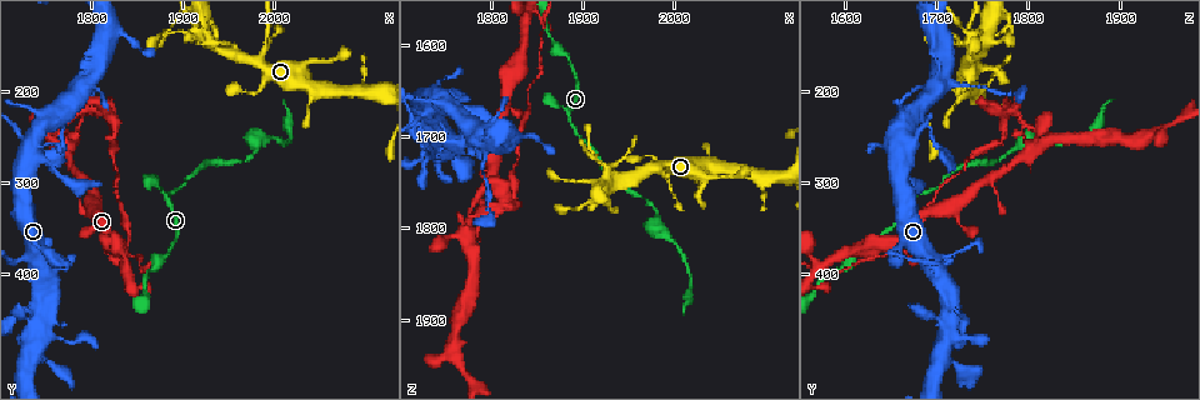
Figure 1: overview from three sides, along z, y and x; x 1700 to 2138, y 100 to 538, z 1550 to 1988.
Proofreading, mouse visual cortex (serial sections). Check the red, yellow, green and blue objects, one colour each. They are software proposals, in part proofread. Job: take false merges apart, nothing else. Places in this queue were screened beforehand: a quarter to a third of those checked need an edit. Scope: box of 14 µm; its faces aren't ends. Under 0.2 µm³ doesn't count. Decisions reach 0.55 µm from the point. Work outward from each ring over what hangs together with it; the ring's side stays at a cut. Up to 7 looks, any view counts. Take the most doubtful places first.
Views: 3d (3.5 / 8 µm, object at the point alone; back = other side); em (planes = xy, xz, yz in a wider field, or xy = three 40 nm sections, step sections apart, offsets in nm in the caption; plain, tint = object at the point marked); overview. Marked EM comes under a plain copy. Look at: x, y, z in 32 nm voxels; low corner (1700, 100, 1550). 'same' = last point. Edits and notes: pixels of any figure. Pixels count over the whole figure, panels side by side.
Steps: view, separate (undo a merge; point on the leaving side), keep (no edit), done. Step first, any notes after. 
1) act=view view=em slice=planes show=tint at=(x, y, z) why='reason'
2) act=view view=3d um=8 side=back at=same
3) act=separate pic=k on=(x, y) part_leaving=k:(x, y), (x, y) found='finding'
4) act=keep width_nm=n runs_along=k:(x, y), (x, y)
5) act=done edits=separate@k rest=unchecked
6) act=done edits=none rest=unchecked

act=view view=3d um=8 at=(1885, 315, 1675) why='abrupt turn'

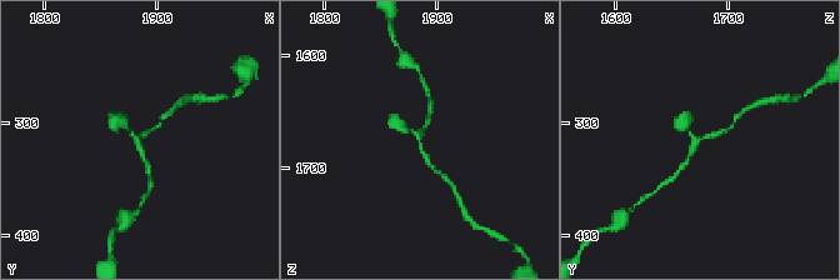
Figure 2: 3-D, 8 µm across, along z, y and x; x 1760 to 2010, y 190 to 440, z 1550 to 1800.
act=view view=em slice=xy step=1 show=tint at=(1884, 312, 1676)

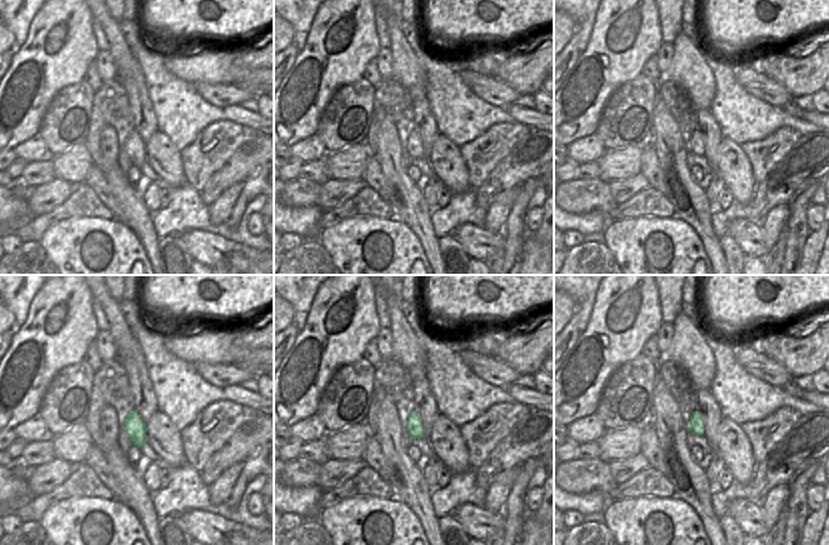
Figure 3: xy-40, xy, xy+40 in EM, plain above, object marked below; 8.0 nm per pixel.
act=keep runs_along=2:(683, 166), (699, 138), (728, 130) found='continuous, no second cell'

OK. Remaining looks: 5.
act=view view=3d um=3.5 at=(1780, 250, 1825) why='branch point'

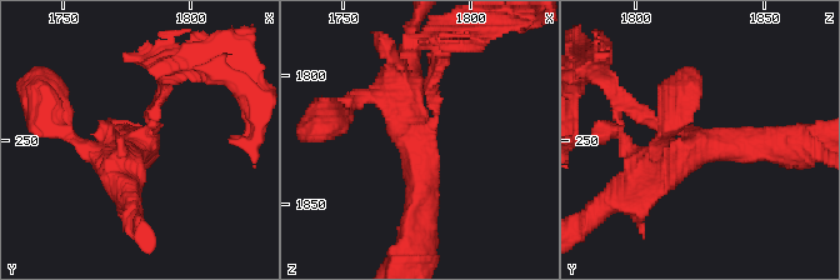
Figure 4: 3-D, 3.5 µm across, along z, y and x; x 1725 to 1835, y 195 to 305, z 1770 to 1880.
act=view view=em slice=xy step=1 show=tint at=(1781, 251, 1824) arms=3 arm_widths_nm=150,400,450

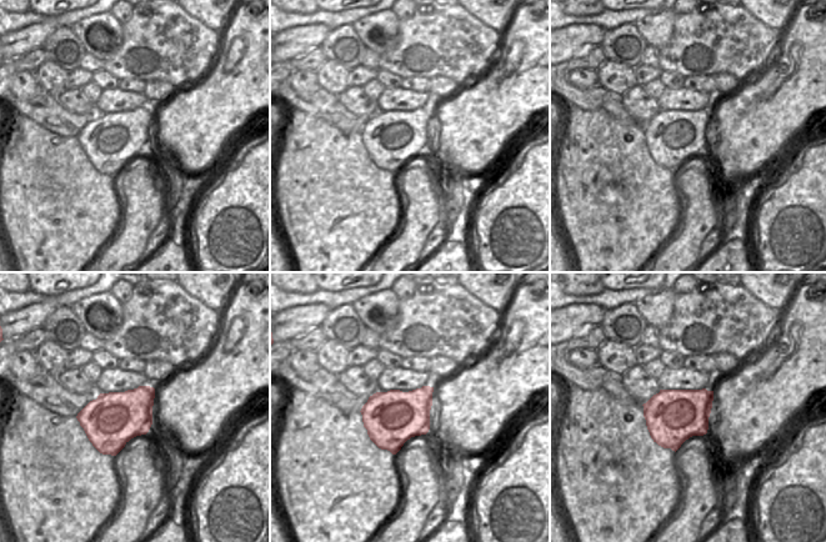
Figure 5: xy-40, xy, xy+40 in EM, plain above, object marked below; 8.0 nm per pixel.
act=separate pic=4 on=(639, 116) part_leaving=4:(435, 119), (443, 33) found='a second cell is stuck on'

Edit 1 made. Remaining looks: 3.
act=view view=3d um=3.5 at=(1930, 145, 1750) why='three arms meet'

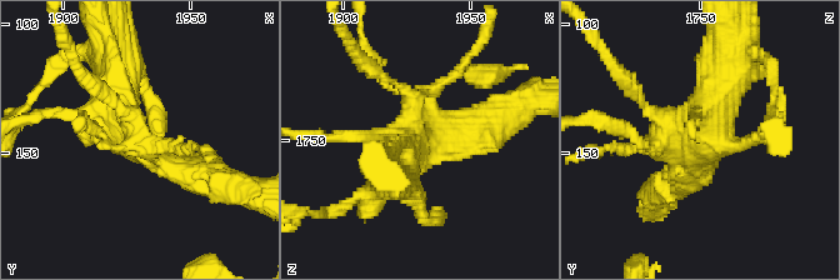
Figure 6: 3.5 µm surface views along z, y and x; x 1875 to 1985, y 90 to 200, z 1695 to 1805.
act=keep runs_along=6:(205, 176), (125, 130), (109, 69) found='all the same cell'

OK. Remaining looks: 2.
act=done edits=separate@4 rest=unchecked

